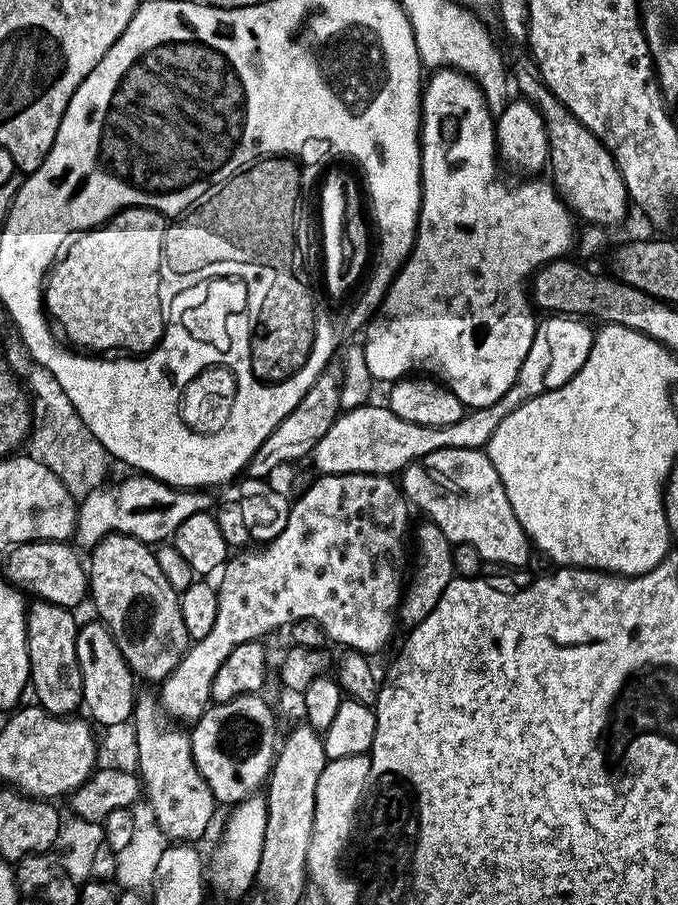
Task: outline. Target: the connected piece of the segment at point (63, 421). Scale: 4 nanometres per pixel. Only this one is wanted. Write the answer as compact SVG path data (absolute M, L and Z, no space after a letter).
M39 367L36 379L38 379L38 386L34 387L32 392L30 390L30 407L32 409L30 444L36 447L34 449L36 461L49 468L66 486L70 495L83 498L105 483L104 474L108 467L114 464L114 457L106 450L106 446L102 446L102 442L90 430L90 426L86 426L86 422L82 422L82 418L78 414L78 410L74 410L70 398L66 398L66 390L62 390L62 386L58 386L58 378L54 378L54 374L50 374L50 370Z

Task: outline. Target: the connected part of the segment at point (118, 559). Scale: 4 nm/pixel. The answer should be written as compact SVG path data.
M111 532L102 538L91 549L92 561L87 561L88 587L90 589L90 604L96 607L99 623L106 625L114 642L118 642L118 650L122 650L122 658L126 658L133 673L141 681L156 680L163 682L167 676L182 662L189 646L186 625L182 622L182 610L178 593L166 582L162 569L158 567L155 551L144 541L127 536L121 532Z

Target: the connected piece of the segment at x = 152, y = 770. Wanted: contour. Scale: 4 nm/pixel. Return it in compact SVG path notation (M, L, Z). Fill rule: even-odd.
M137 695L136 709L132 711L130 723L138 734L138 775L143 795L153 807L154 815L172 842L200 842L208 832L216 816L218 803L210 786L195 764L191 738L183 732L179 723L173 722L164 713L155 695Z

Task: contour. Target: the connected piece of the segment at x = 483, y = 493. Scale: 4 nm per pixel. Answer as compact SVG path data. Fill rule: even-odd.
M448 447L426 454L425 458L414 461L400 474L401 491L405 499L416 509L420 508L431 523L436 524L448 542L454 546L468 543L484 560L520 568L527 564L532 543L506 497L505 487L483 449Z

